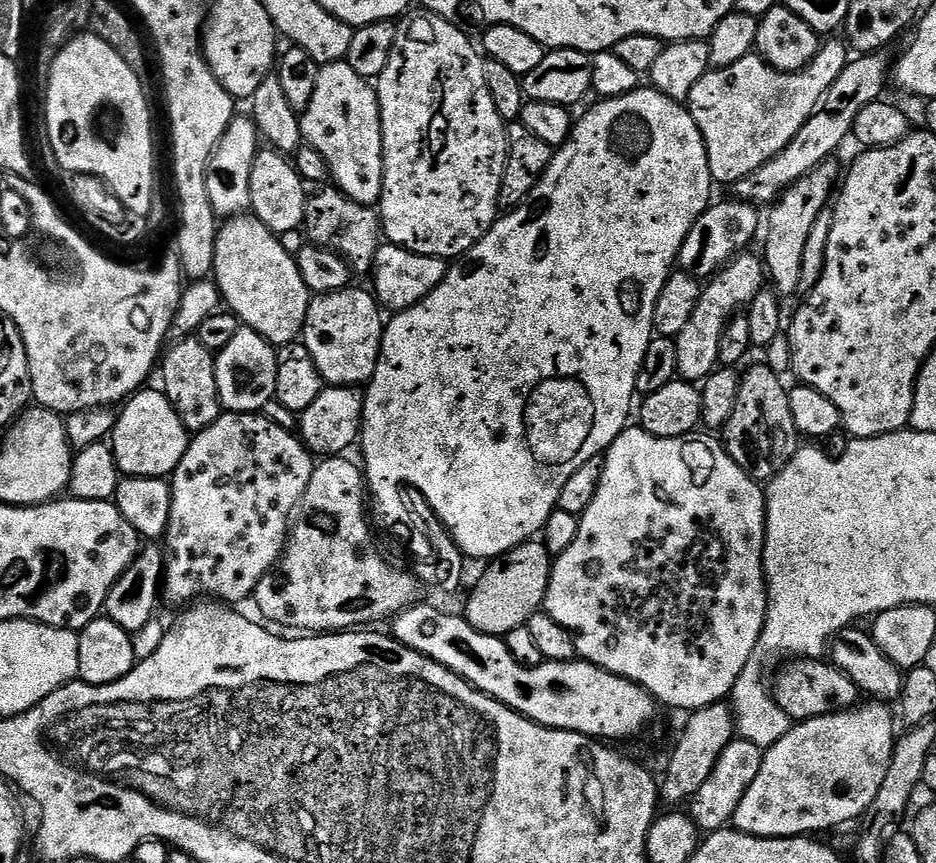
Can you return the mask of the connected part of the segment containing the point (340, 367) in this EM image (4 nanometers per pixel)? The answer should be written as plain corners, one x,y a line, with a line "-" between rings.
349,286
317,295
309,303
302,342
318,366
321,381
332,386
364,386
378,366
385,317
373,293

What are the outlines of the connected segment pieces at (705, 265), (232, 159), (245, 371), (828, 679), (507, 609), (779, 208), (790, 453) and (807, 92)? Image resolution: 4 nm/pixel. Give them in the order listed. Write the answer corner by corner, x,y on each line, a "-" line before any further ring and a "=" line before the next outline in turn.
729,198
721,204
713,203
694,222
690,234
686,234
686,242
682,242
682,250
678,257
678,268
697,278
711,278
728,263
729,260
741,255
752,239
757,239
762,228
762,216
755,207
745,204
742,200
=
248,114
233,116
226,134
218,142
206,170
206,194
217,217
231,218
247,213
252,206
250,198
250,174
258,153
262,148
262,137
256,121
=
241,327
234,339
226,342
221,352
215,353
216,385
220,395
220,406
224,412
256,414
269,403
273,403
276,395
276,379
278,378
277,349
262,338
253,328
=
823,659
792,660
781,668
784,669
777,674
776,681
771,681
770,687
776,705
787,714
789,721
799,722
845,712
847,708
856,707
861,699
862,693
855,682
=
543,542
519,544
516,551
509,552
506,558
489,563
488,573
476,588
467,593
468,605
462,609
470,626
487,636
501,638
525,627
529,618
544,607
553,563
554,557
=
832,158
823,160
812,172
808,172
801,180
791,184
780,195
780,199
767,209
769,212
768,216
766,212
766,227
762,232
762,240
764,236
762,259
767,279
781,297
792,296
801,289
802,253
806,250
806,238
810,238
814,222
829,205
834,187
842,176
842,168
839,168
834,161
=
756,364
753,368
743,369
736,405
722,429
722,443
728,450
728,456
734,458
736,465
757,482
770,482
774,479
792,461
797,448
801,447
802,437
796,431
794,418
790,414
788,393
789,389
784,388
783,382
776,377
774,369
767,368
764,364
=
832,40
829,44
828,41
821,43
819,52
801,72
779,72
777,68
771,68
762,57
753,54
738,58
738,62
734,62
734,66
729,68
712,68
705,76
698,78
694,90
690,90
686,107
704,139
713,181
717,185
734,186
779,154
820,107
820,100
826,90
830,90
838,74
842,74
849,59
849,45

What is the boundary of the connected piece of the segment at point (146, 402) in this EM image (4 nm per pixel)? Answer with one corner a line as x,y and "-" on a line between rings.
141,390
129,396
119,409
116,425
110,437
110,447
115,456
116,467
125,477
168,478
186,454
190,433
163,391
148,391

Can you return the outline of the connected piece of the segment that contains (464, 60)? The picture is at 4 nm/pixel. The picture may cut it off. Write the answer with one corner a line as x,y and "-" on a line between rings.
424,10
419,14
399,21
390,62
386,62
386,70
382,70
374,84
384,139
384,189
378,211
388,235
387,243
423,256
459,258
498,219
500,187
508,157
508,130
486,86
485,57
478,48
476,53
464,33
467,31
434,12

